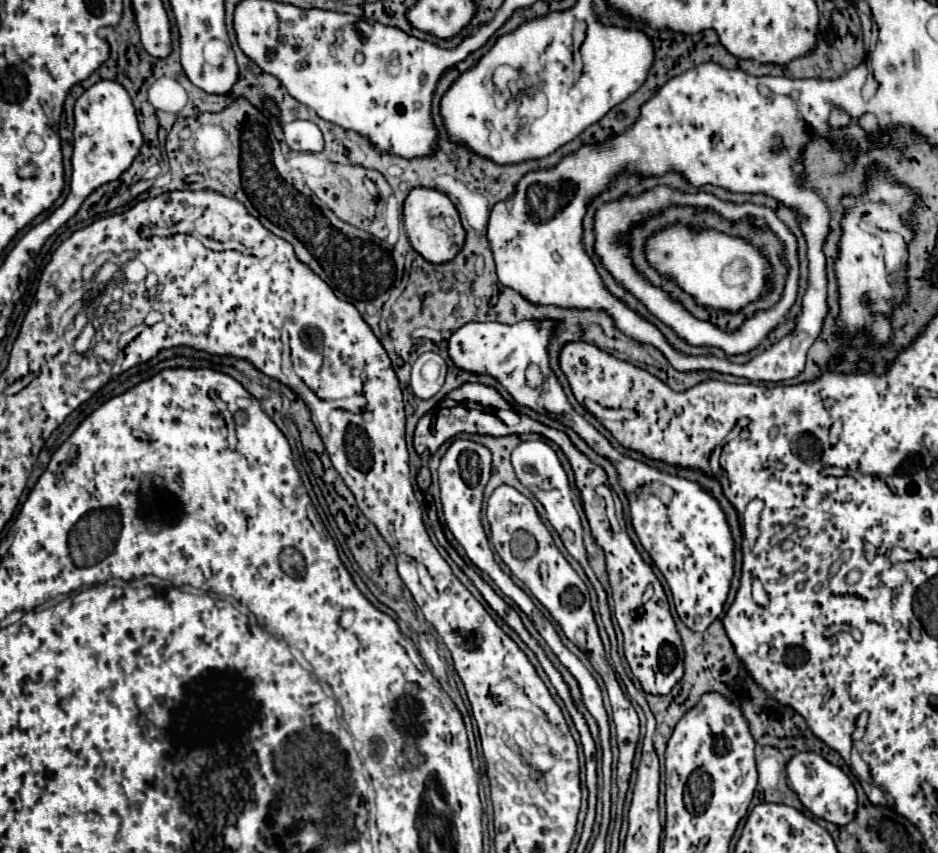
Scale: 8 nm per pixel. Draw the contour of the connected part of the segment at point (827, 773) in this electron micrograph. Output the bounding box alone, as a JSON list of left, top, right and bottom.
[788,752,856,826]

